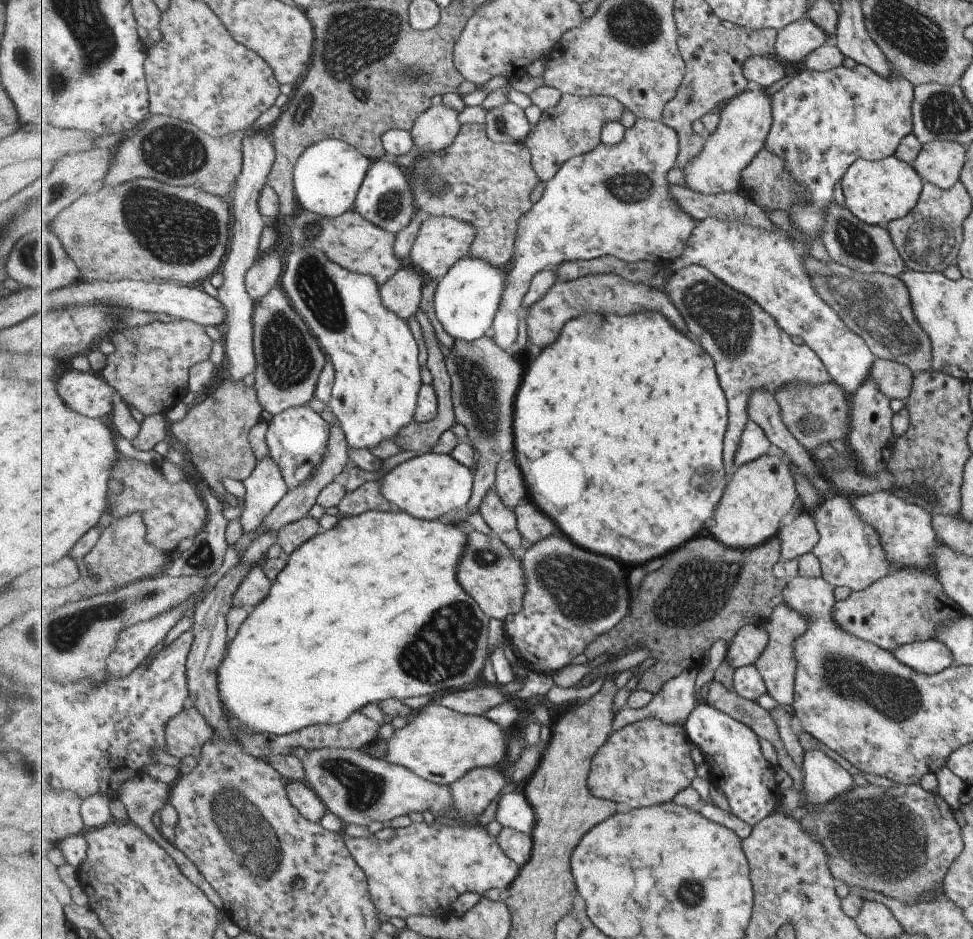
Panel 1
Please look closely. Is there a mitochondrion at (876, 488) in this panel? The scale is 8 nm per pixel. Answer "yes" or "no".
no

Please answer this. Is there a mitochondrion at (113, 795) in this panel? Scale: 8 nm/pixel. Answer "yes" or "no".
no

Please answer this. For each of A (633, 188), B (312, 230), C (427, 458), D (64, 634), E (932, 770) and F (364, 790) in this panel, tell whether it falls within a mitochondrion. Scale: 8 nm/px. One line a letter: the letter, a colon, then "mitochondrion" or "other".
A: mitochondrion
B: mitochondrion
C: other
D: mitochondrion
E: other
F: mitochondrion

